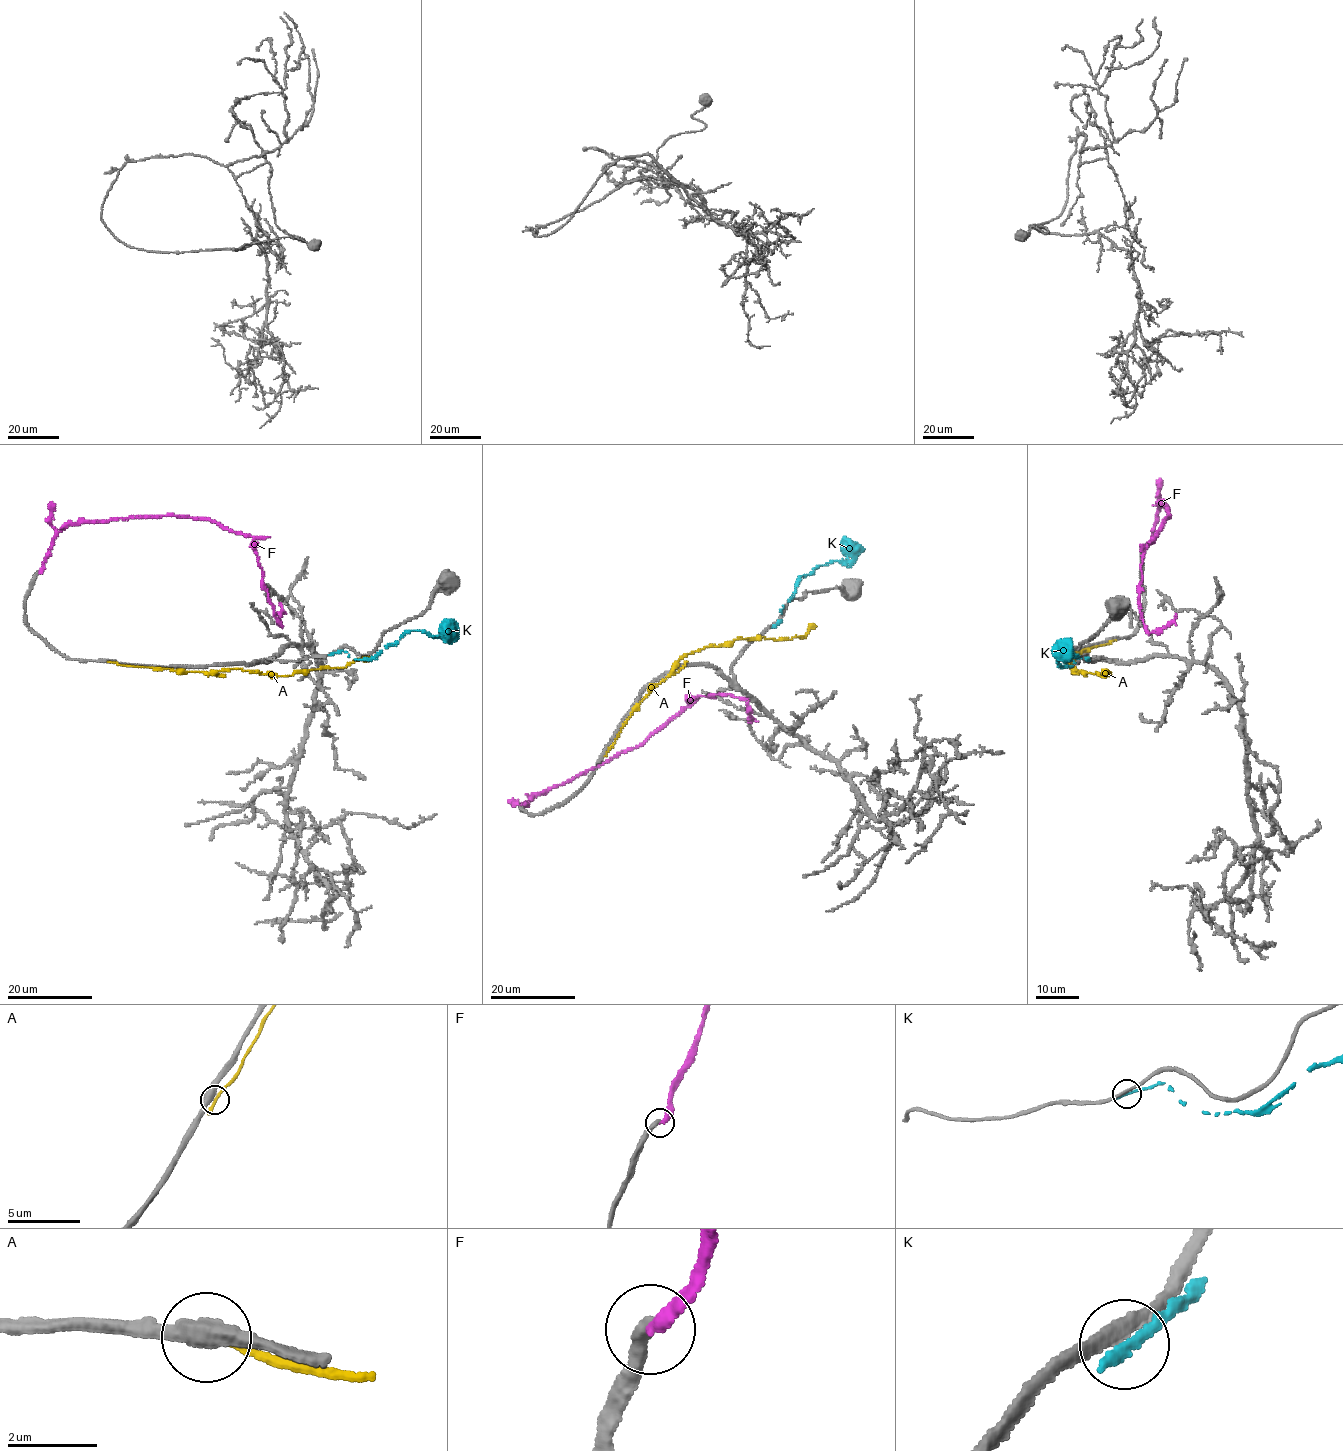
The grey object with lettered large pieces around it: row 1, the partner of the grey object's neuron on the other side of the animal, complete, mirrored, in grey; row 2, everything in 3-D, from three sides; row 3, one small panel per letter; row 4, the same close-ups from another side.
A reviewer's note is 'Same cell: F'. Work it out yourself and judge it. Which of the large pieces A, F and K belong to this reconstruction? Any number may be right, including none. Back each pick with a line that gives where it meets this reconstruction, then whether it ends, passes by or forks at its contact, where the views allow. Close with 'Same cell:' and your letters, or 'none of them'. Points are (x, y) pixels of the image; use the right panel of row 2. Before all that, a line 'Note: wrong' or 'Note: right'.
Note: wrong
Same cell: none of them

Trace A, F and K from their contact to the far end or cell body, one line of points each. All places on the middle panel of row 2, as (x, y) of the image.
A: (606, 751), (628, 717), (688, 653), (708, 646), (729, 645), (737, 638), (805, 636), (814, 624)
F: (524, 804), (533, 794), (641, 744), (698, 696), (745, 698), (751, 719), (748, 723)
K: (775, 626), (801, 575), (812, 574), (817, 566), (853, 559), (844, 548), (844, 537)

